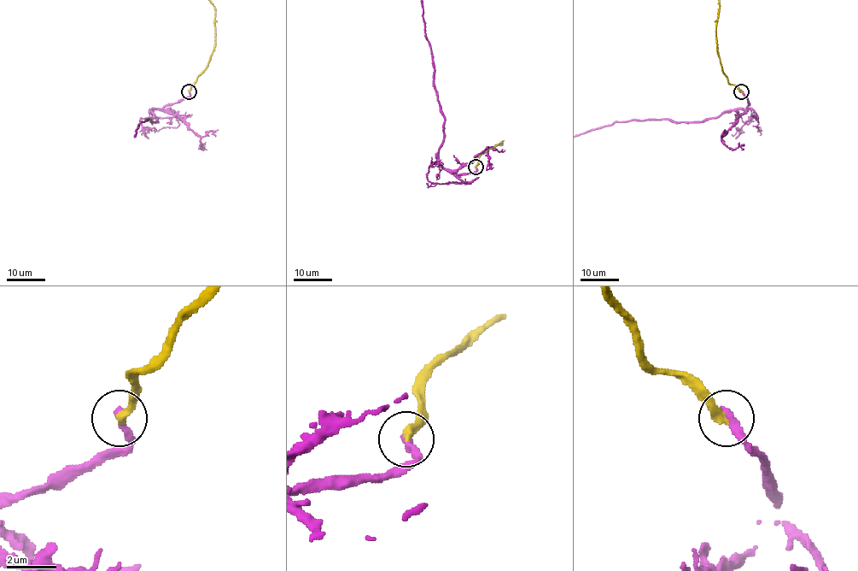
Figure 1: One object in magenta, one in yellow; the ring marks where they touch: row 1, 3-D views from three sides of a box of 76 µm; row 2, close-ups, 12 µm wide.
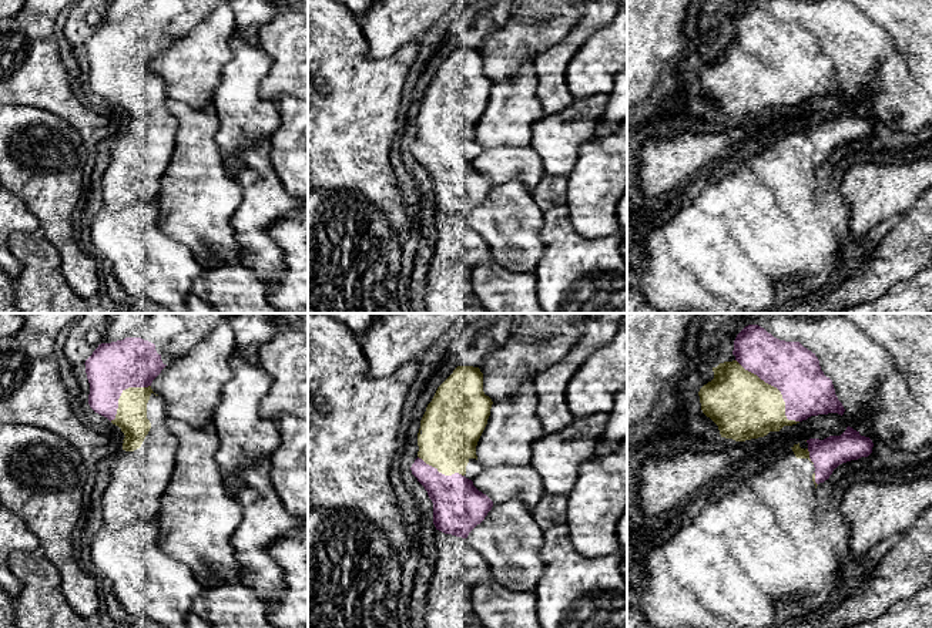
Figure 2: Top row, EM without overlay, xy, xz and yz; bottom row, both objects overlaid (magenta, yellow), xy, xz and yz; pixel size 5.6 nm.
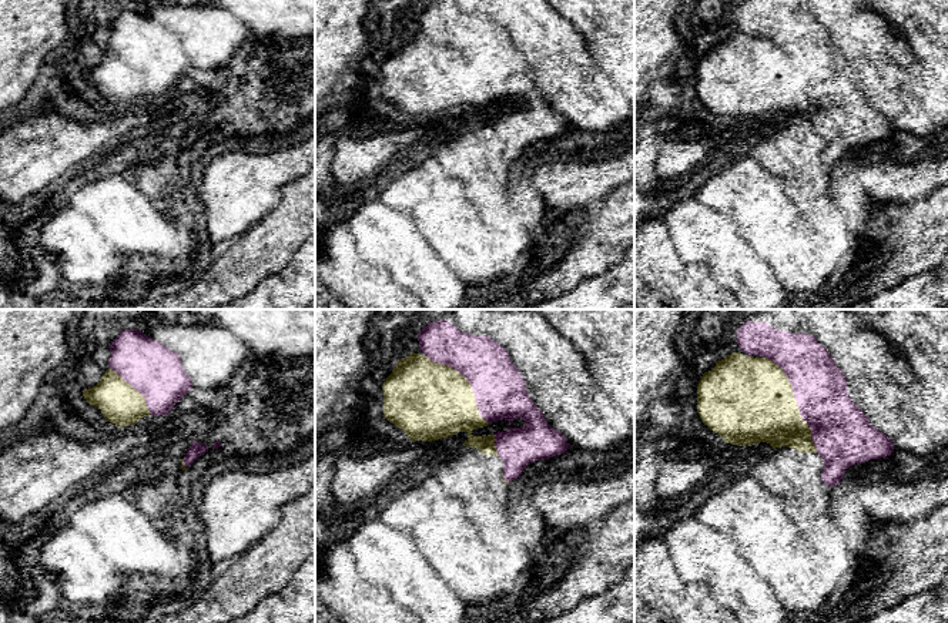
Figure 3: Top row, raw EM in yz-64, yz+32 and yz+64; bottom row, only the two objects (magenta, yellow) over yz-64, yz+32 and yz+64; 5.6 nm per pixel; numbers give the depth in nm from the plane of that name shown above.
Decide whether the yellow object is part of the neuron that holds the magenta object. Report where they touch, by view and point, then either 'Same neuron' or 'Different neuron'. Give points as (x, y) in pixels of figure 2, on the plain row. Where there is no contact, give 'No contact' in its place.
Touches magenta at yz (777, 69). Different neuron

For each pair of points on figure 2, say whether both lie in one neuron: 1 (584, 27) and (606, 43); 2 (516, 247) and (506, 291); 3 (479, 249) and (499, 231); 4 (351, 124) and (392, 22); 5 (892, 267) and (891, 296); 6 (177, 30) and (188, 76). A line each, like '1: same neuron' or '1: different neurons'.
1: different neurons
2: different neurons
3: different neurons
4: different neurons
5: different neurons
6: different neurons

